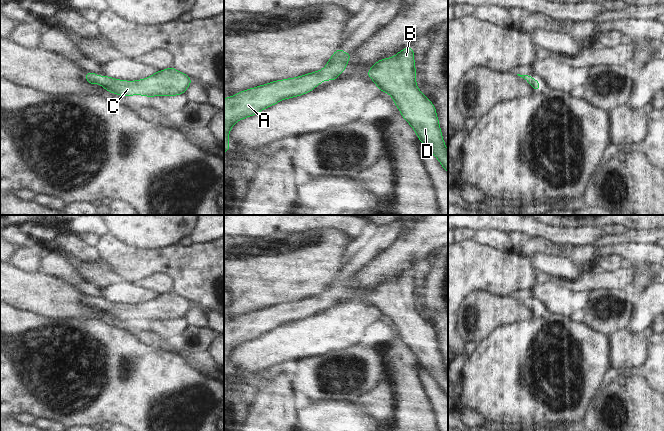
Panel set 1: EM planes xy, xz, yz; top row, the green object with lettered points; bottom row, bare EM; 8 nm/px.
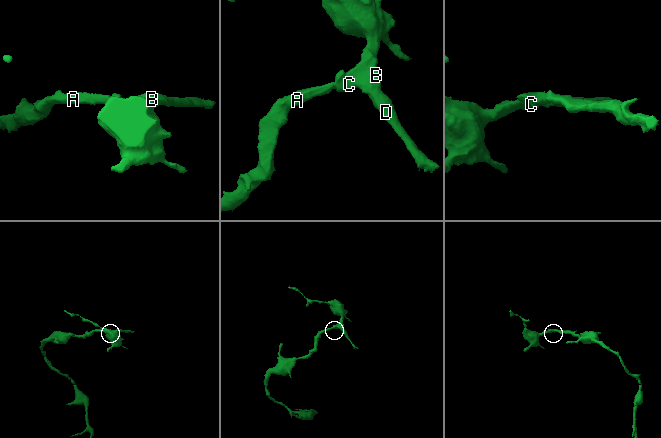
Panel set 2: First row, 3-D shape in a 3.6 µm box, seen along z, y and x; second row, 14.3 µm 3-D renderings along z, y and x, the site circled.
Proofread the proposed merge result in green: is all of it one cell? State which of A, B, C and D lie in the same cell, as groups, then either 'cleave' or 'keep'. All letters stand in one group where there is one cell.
A B C D; keep

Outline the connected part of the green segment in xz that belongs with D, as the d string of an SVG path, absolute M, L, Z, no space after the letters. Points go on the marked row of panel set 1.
M412 47L402 49L397 55L377 61L367 75L382 92L390 94L400 114L412 126L418 139L436 156L448 173L448 150L442 138L436 109L432 102L416 86L414 50Z

